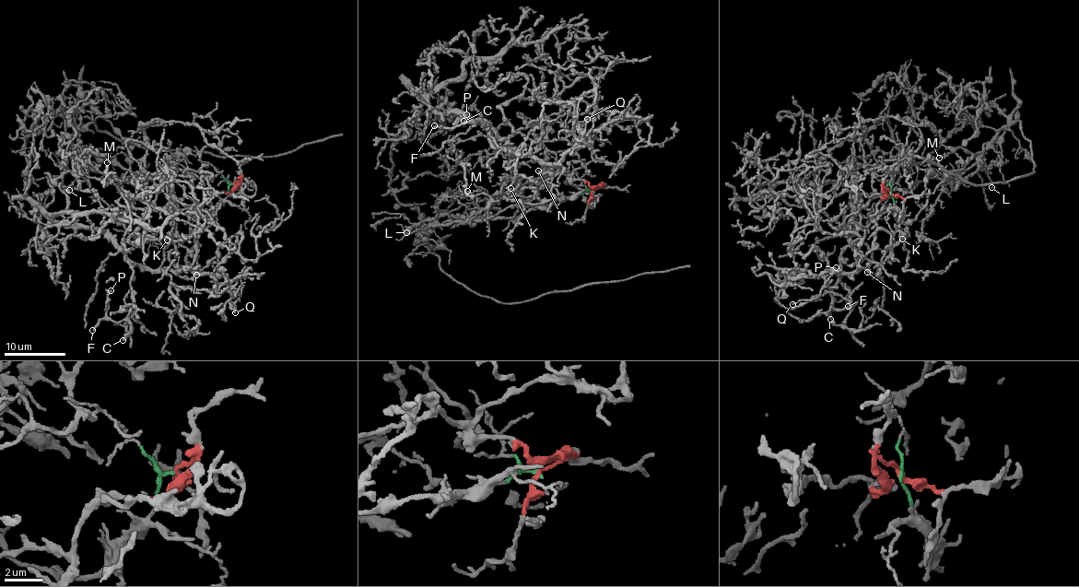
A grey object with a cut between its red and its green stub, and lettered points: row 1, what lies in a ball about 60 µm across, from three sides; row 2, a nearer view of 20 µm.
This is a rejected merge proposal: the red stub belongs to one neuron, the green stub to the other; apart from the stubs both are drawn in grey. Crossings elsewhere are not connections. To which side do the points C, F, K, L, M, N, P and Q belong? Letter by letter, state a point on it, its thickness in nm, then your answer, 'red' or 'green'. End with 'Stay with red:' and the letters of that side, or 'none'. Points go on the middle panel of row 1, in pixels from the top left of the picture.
C: place (463, 121); calibre 340 nm; red
F: place (434, 125); calibre 240 nm; red
K: place (510, 188); calibre 170 nm; red
L: place (406, 232); calibre 140 nm; green
M: place (467, 191); calibre 120 nm; green
N: place (538, 170); calibre 130 nm; red
P: place (466, 114); calibre 150 nm; red
Q: place (587, 119); calibre 160 nm; red
Stay with red: C, F, K, N, P, Q

